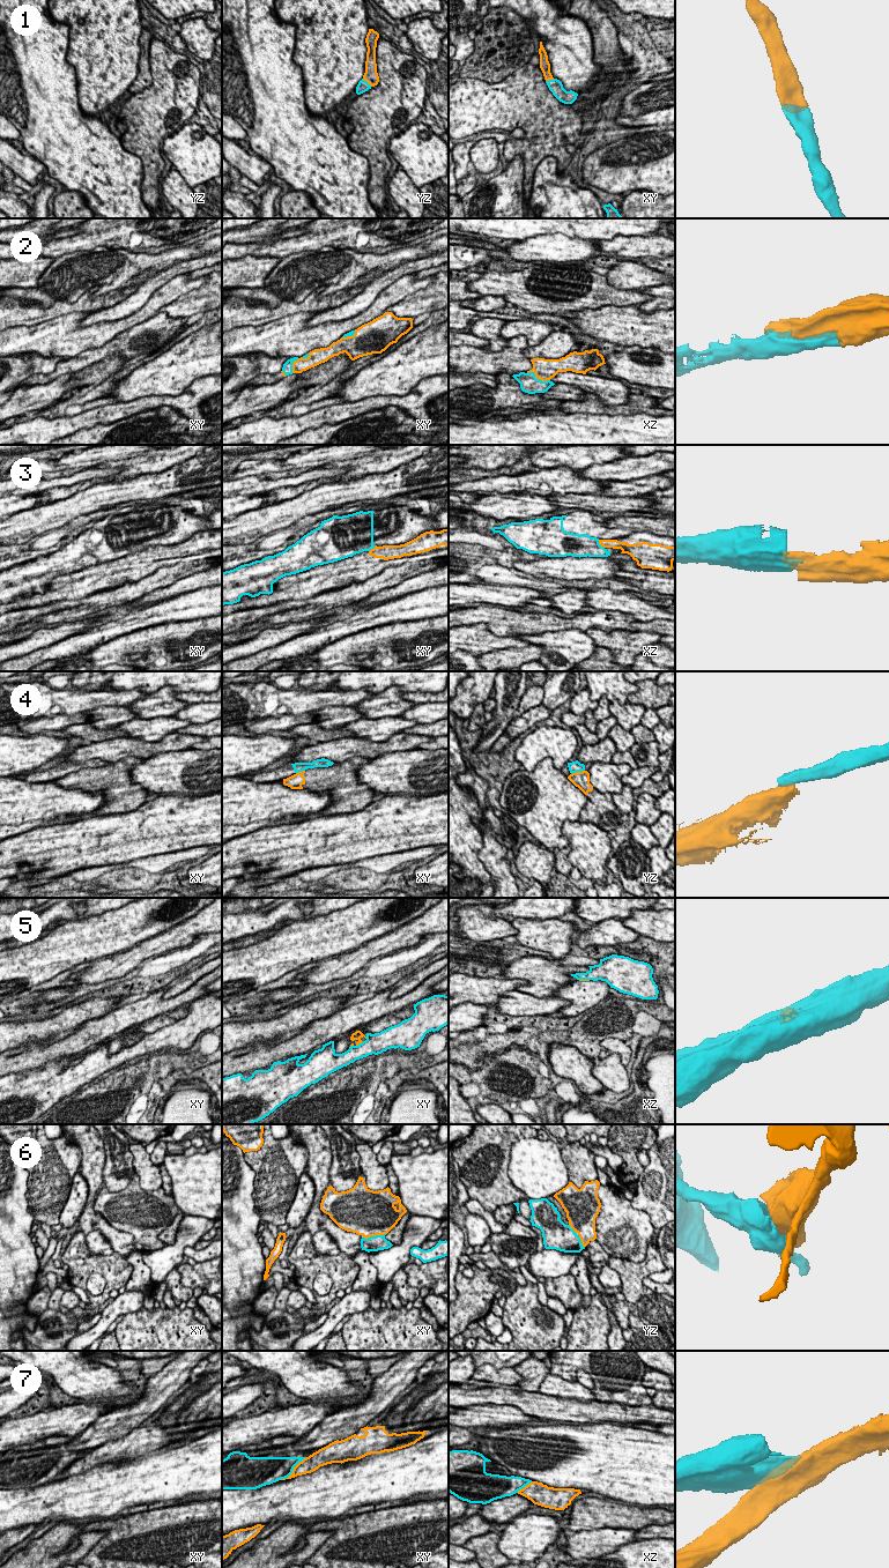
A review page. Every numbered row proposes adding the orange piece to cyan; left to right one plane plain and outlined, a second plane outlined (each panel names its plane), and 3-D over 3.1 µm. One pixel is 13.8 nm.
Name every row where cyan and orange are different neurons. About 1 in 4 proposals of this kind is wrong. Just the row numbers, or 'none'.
3, 4, 5, 7

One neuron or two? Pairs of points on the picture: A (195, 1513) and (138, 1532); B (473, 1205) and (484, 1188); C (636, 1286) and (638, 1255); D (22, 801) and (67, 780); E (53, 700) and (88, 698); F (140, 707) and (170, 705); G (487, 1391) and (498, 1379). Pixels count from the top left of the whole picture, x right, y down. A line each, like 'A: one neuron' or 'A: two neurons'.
A: one neuron
B: two neurons
C: two neurons
D: two neurons
E: one neuron
F: one neuron
G: two neurons

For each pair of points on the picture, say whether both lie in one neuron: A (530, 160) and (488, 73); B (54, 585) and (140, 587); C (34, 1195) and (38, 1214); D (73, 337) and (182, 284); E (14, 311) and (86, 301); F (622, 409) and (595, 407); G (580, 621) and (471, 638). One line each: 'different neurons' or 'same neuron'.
A: different neurons
B: different neurons
C: same neuron
D: same neuron
E: same neuron
F: same neuron
G: different neurons

